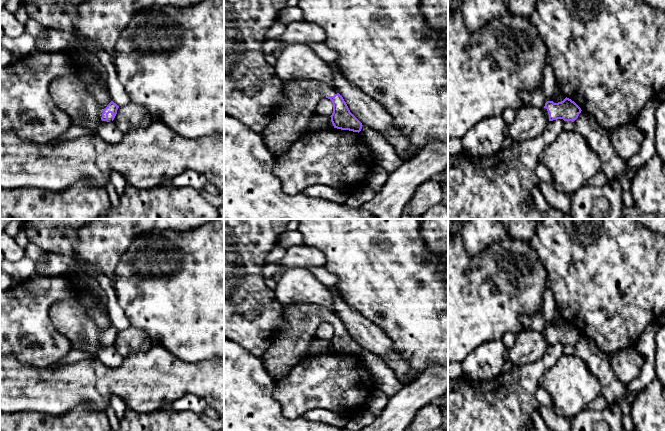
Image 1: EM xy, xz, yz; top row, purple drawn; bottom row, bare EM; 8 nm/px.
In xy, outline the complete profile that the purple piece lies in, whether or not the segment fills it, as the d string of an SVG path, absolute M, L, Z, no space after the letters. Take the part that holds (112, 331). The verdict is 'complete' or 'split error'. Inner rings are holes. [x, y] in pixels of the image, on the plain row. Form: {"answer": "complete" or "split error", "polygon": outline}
{"answer": "split error", "polygon": "M77 296L53 304L49 310L49 317L56 330L71 342L72 349L79 349L89 353L89 358L97 357L101 348L113 345L119 332L113 325L107 330L100 330L79 303Z"}

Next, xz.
{"answer": "split error", "polygon": "M290 304L283 306L283 315L285 326L280 336L261 357L265 369L275 380L289 374L303 359L323 322L333 327L330 341L334 352L358 357L362 353L362 347L350 336L334 310L313 304Z"}

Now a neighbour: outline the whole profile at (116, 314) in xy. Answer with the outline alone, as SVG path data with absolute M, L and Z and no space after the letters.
M80 260L80 262L82 263L86 274L98 281L101 288L105 291L107 296L107 312L111 320L111 324L119 331L129 328L131 325L117 301L117 295L113 288L111 279L99 272L92 264L83 260Z

